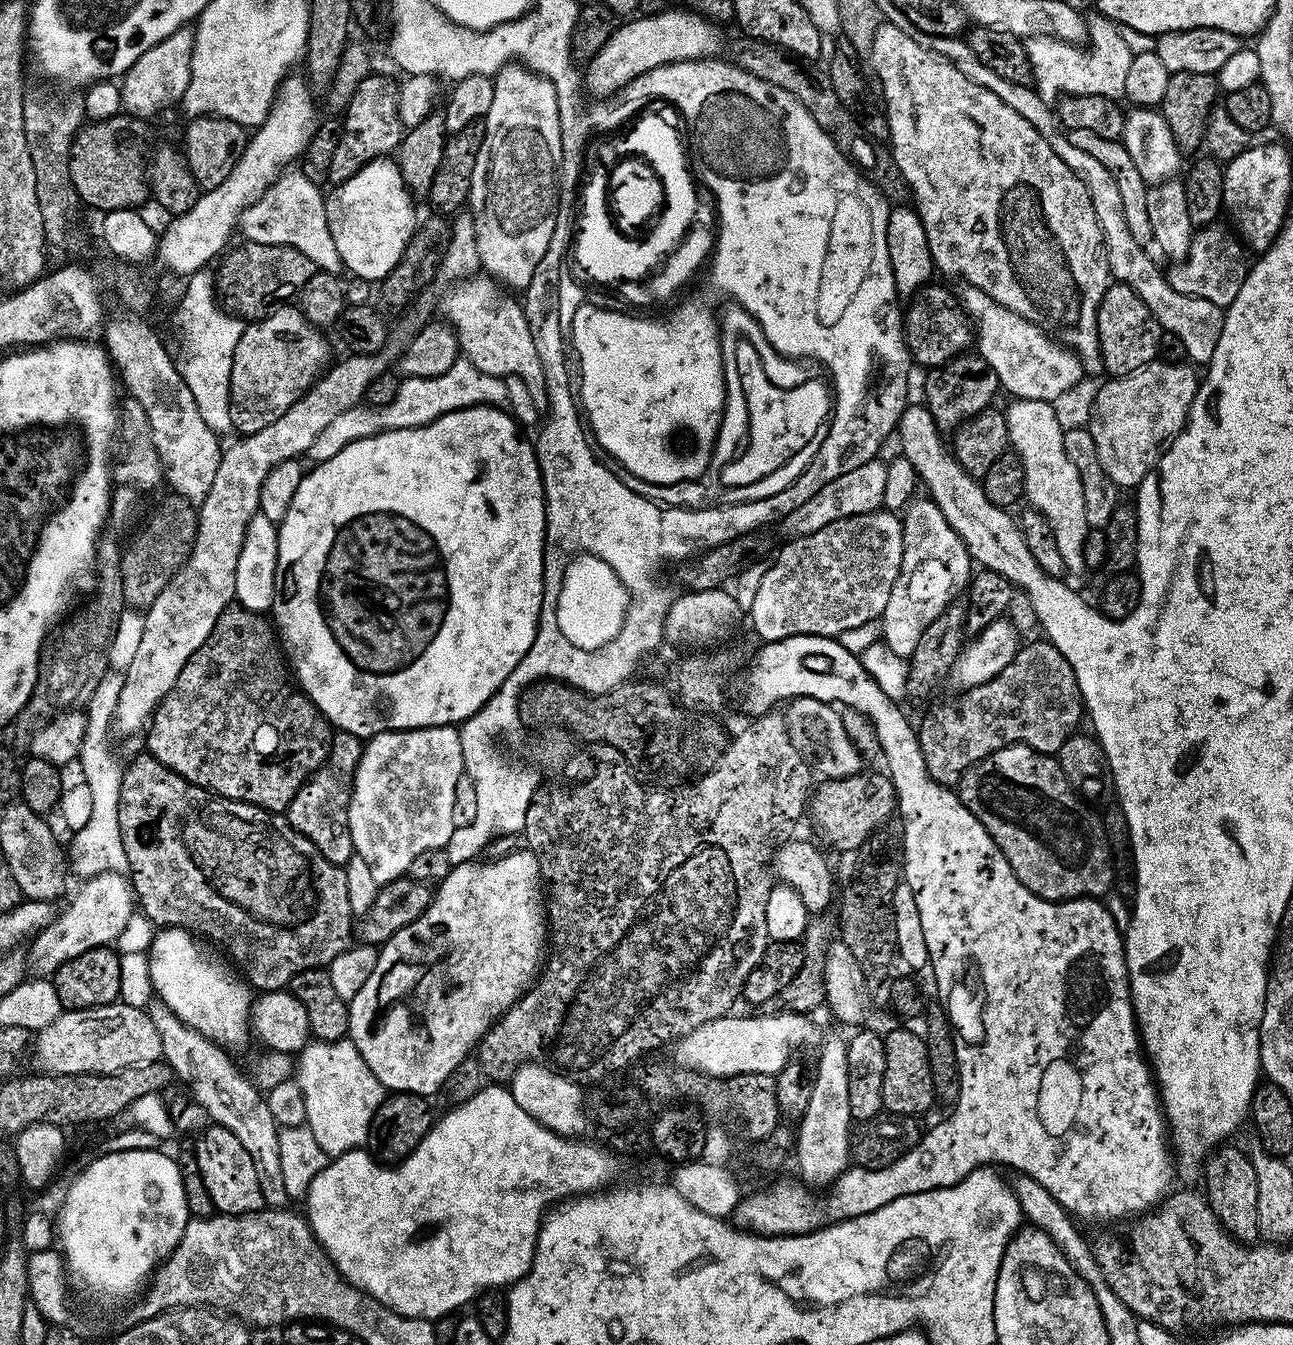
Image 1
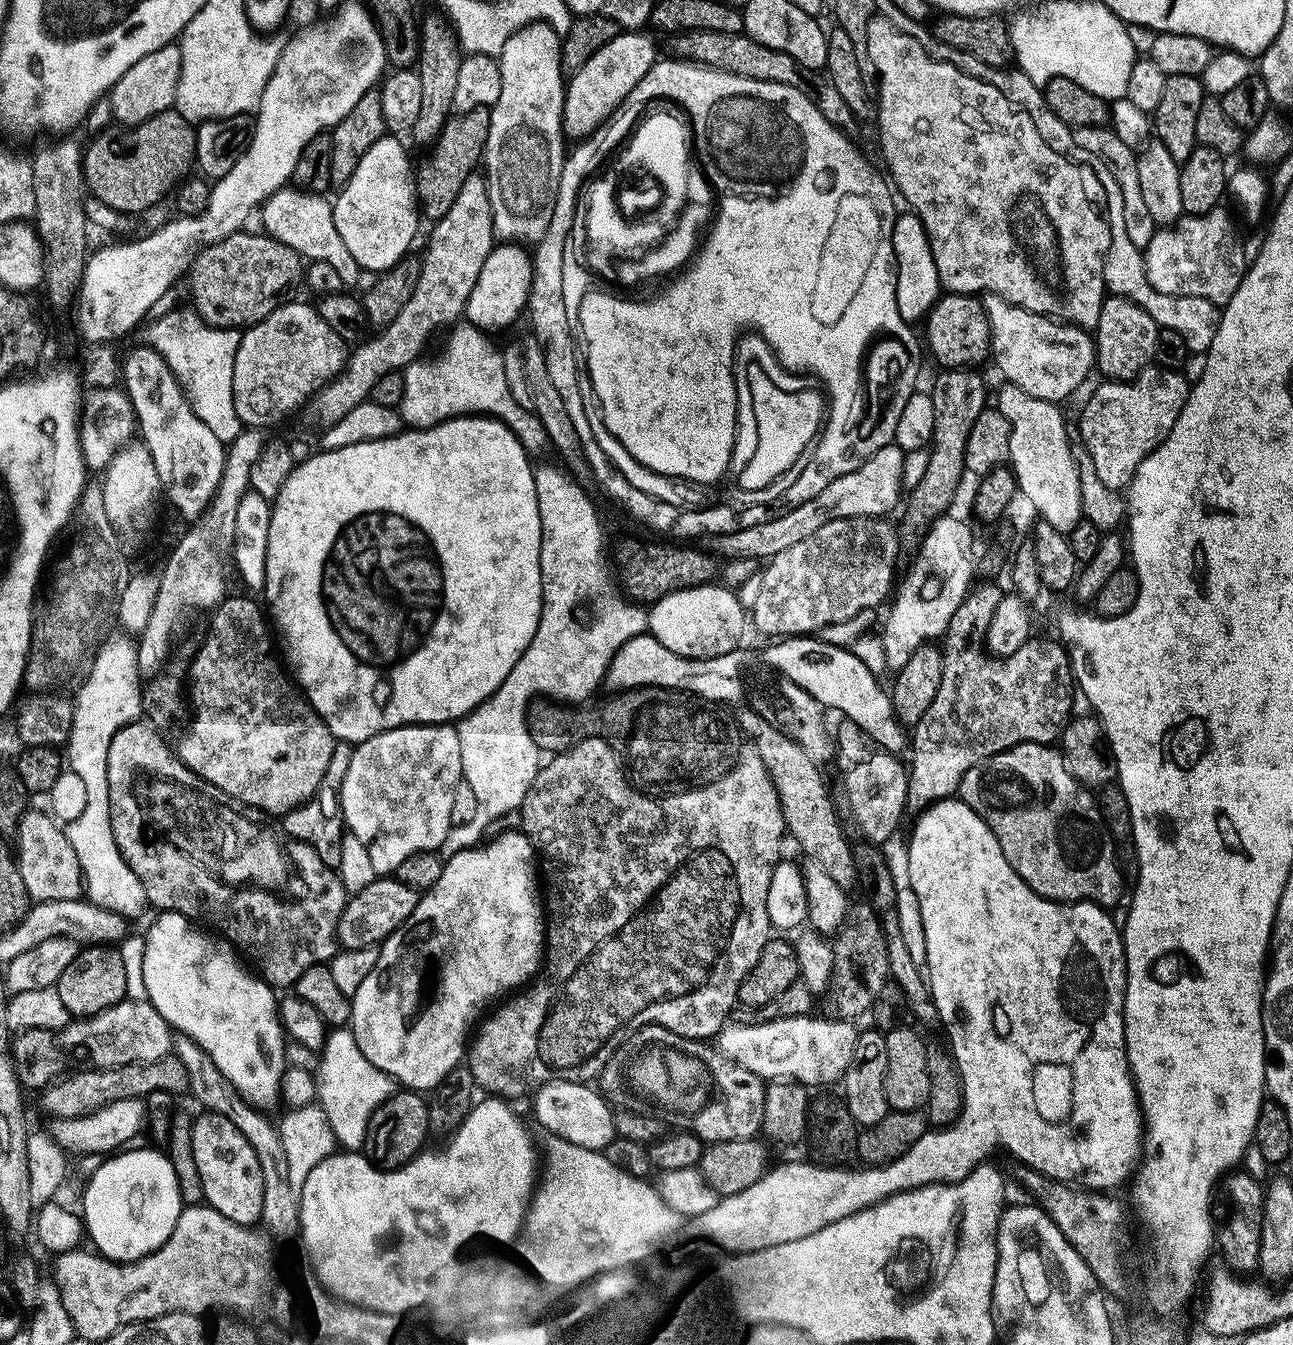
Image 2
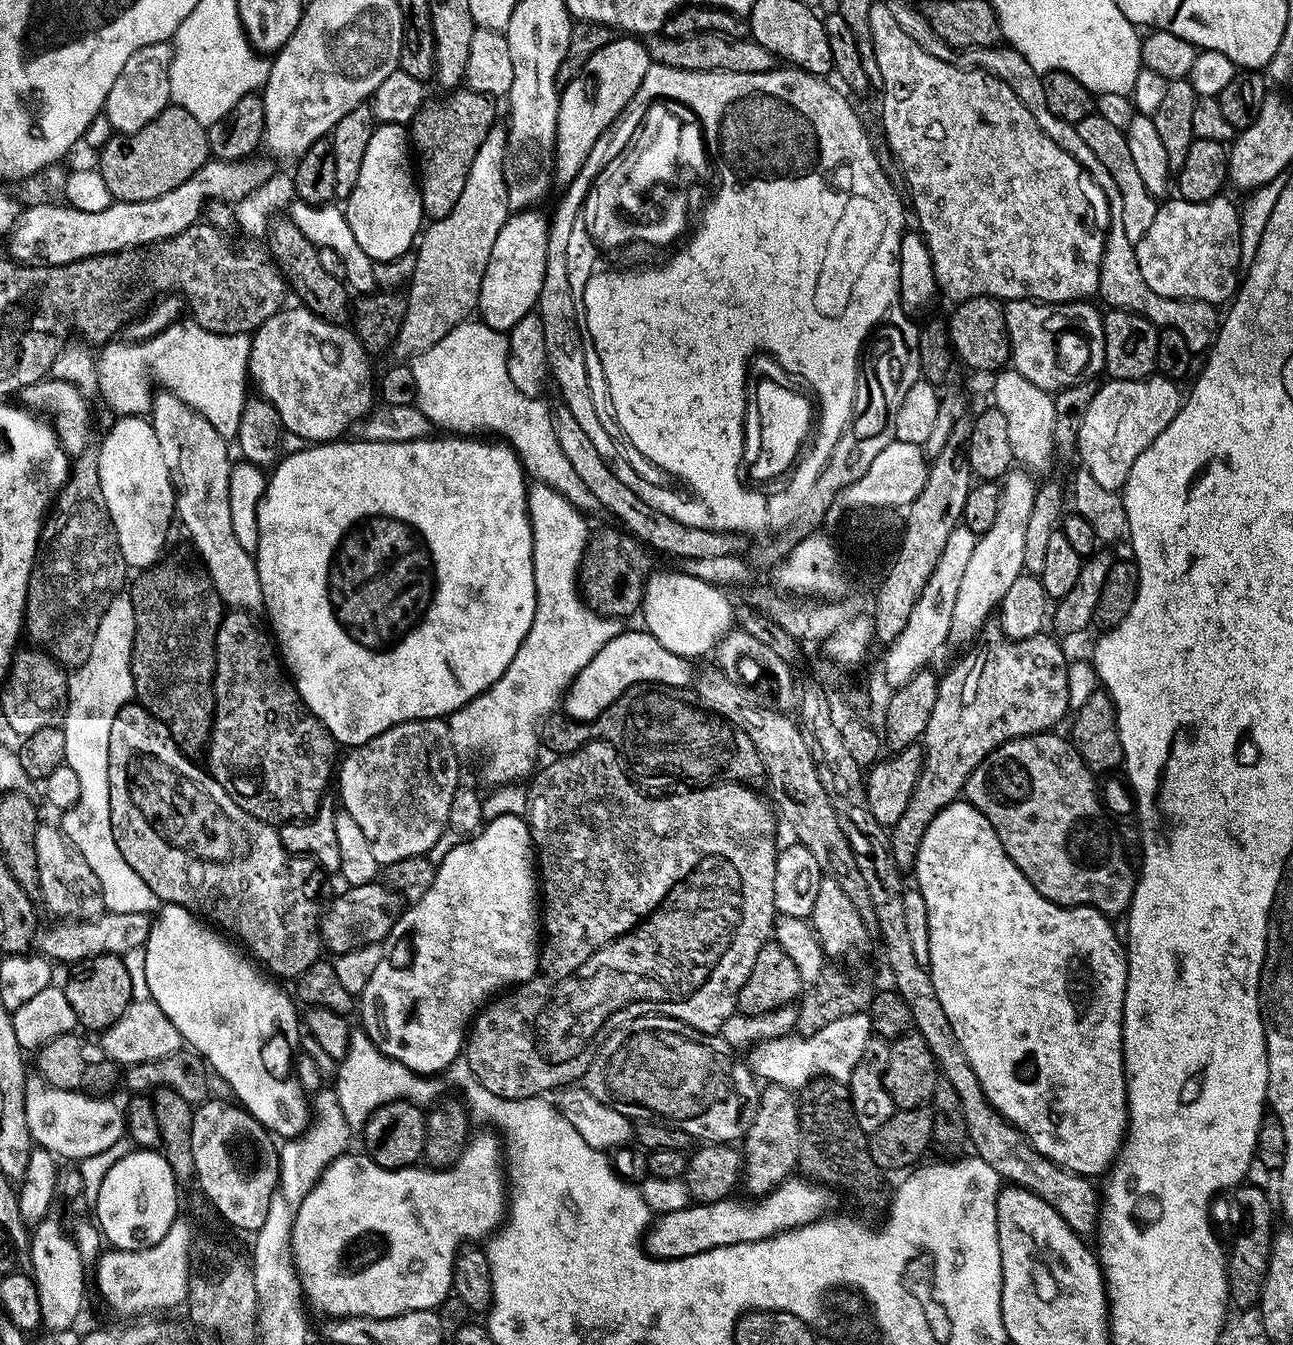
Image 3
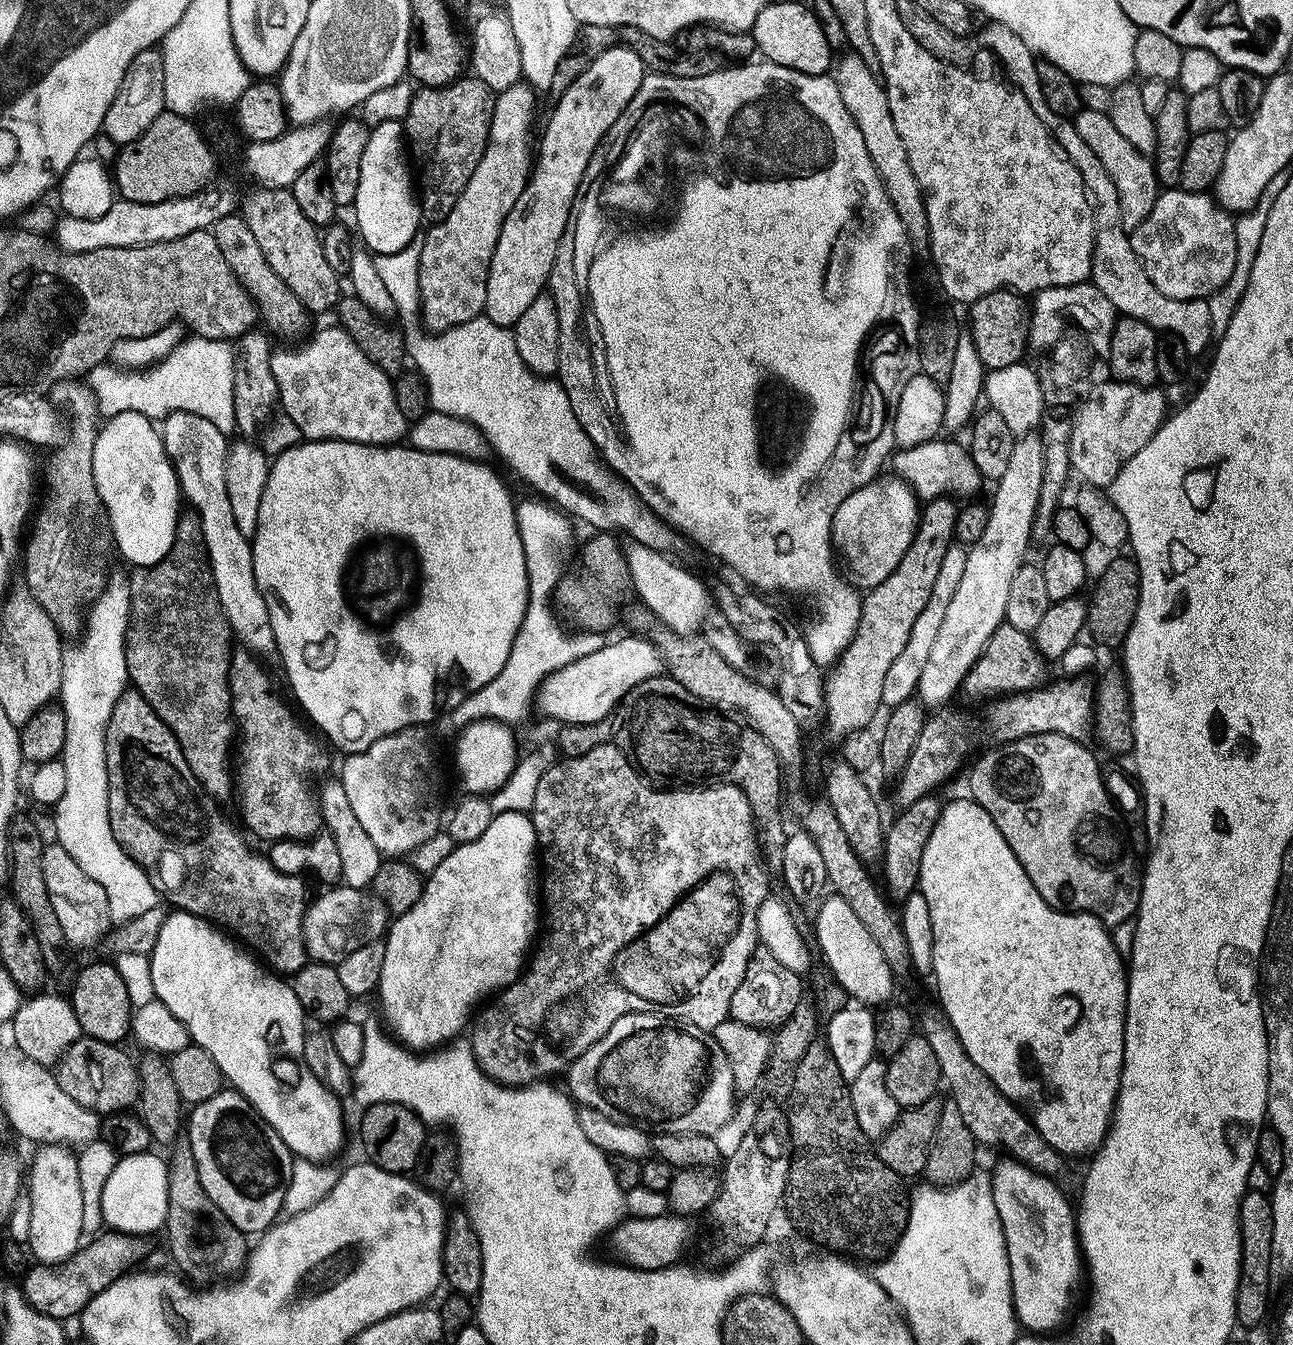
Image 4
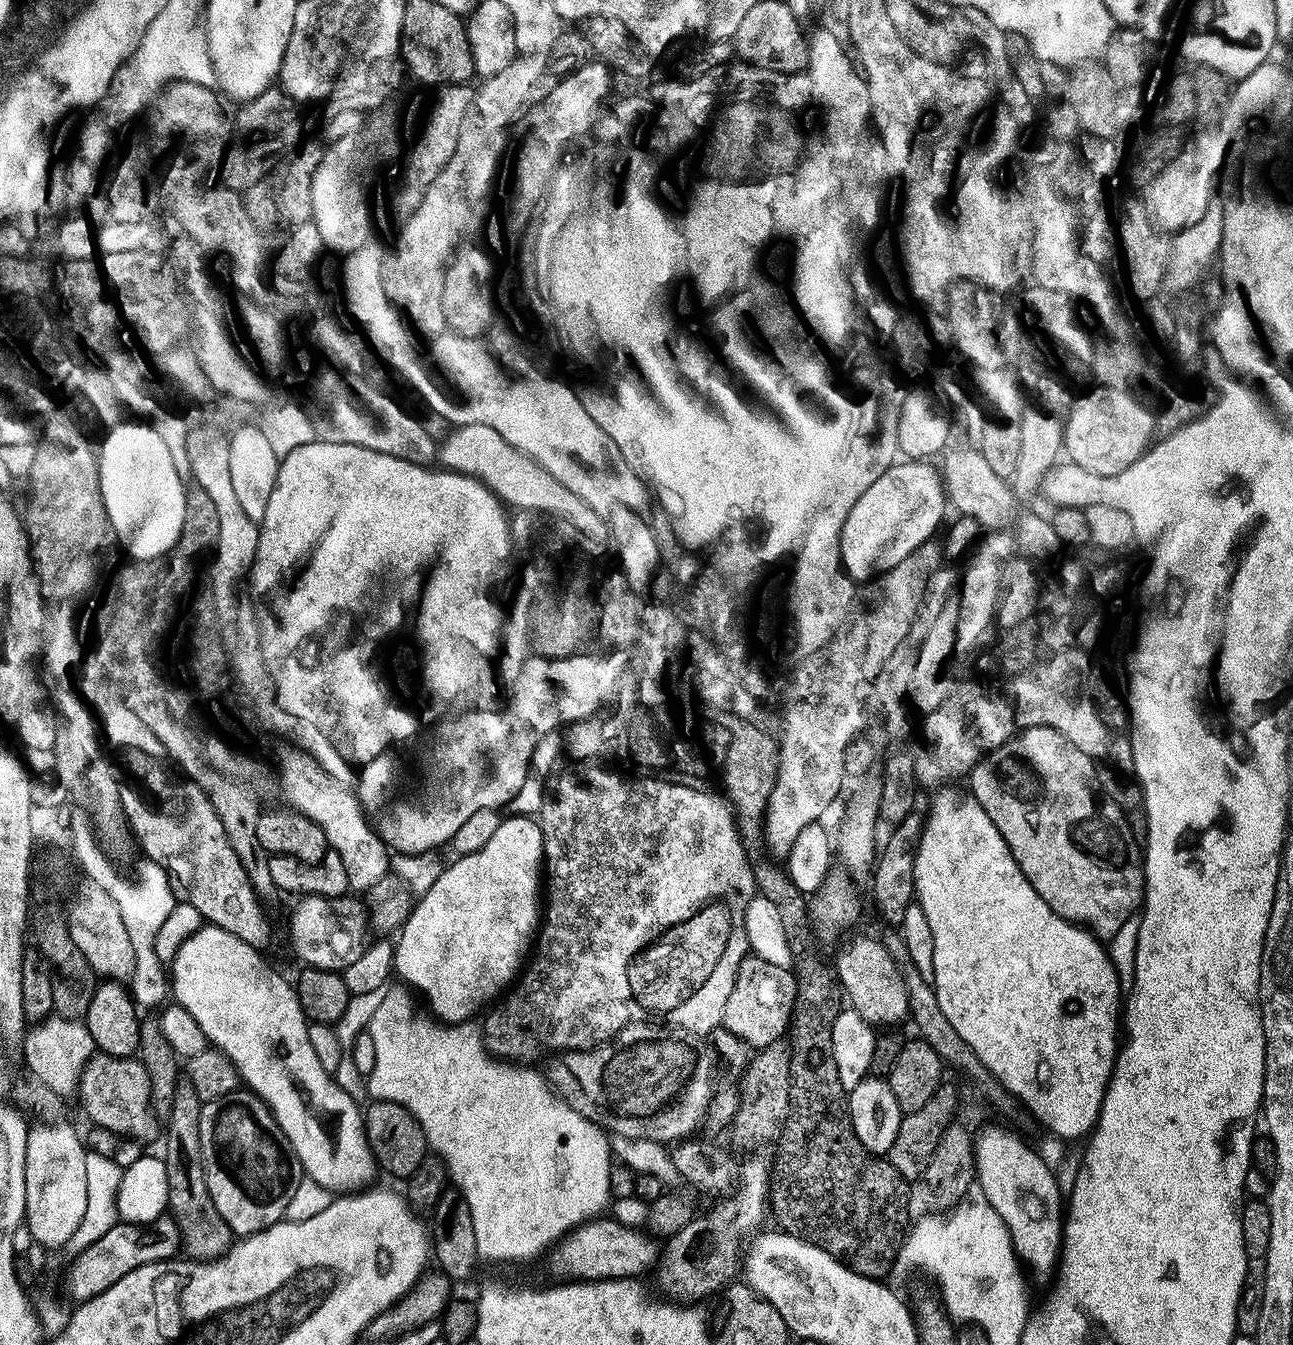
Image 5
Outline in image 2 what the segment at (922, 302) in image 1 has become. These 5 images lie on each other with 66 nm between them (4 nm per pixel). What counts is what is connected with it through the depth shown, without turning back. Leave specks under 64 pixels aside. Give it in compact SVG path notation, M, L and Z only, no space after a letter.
M962 292L941 295L929 310L922 327L924 327L923 343L924 340L928 343L933 356L931 359L941 369L972 368L989 359L992 343L988 337L988 320L984 316L981 301L975 295Z

